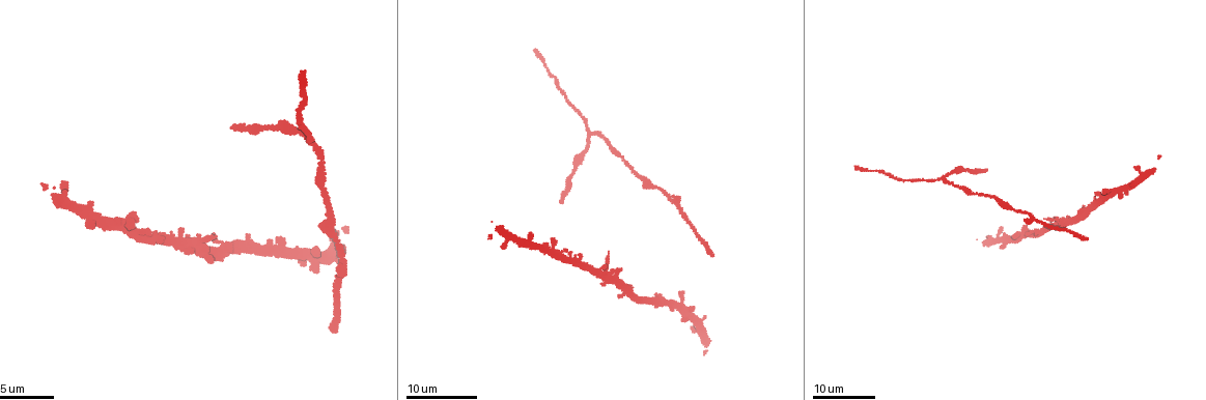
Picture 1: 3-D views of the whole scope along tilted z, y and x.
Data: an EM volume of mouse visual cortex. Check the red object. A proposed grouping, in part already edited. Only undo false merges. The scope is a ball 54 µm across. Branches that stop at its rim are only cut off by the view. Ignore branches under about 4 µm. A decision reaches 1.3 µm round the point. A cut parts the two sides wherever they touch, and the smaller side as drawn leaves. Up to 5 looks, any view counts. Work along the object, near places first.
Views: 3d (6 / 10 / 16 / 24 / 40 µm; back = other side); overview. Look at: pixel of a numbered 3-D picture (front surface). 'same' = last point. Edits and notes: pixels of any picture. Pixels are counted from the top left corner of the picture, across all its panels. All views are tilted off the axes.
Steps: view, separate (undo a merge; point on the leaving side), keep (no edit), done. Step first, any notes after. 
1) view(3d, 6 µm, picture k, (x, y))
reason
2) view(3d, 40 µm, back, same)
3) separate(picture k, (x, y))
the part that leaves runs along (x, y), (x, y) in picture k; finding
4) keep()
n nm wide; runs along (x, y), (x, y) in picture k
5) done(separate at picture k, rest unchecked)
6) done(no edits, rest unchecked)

view(3d, 24 µm, picture 1, (278, 125))
sudden change in width

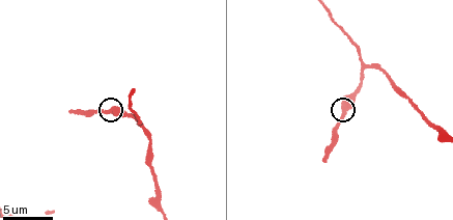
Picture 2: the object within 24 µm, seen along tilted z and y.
view(3d, 10 µm, picture 2, (346, 110))
closer look

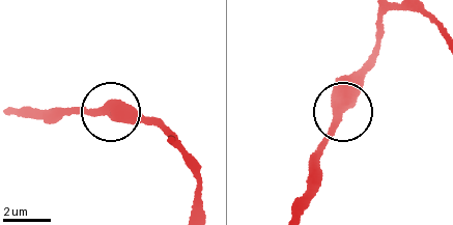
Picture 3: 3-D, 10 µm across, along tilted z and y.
keep()
one cell here

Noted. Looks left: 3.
view(3d, 6 µm, picture 2, (362, 65))
arms part here

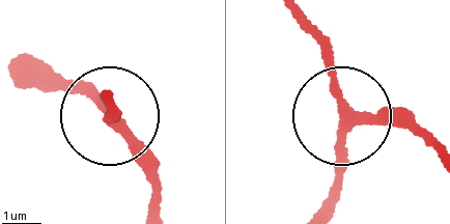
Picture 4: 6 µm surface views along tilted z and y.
view(3d, 6 µm, back, picture 4, (348, 119))

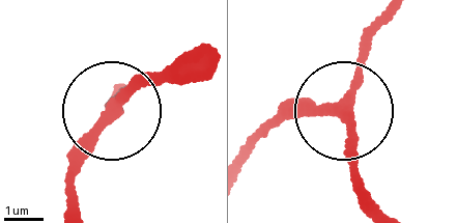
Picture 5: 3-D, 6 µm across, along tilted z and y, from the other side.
keep()
side arm 12 µm; 3 arms; one cell here

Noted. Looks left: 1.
done(no edits, rest unchecked)

